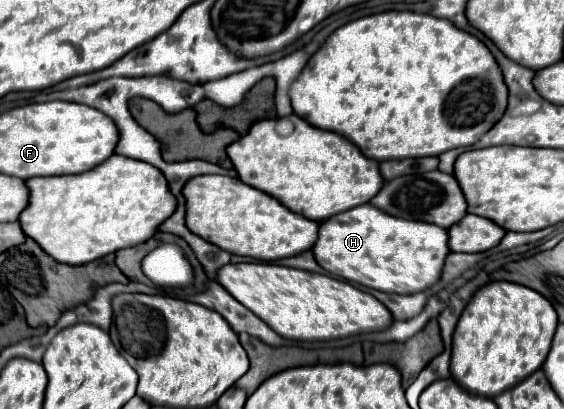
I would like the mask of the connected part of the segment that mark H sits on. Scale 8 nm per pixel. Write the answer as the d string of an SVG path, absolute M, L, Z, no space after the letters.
M366 203L322 221L312 251L316 261L336 277L386 293L410 295L432 287L440 279L450 247L444 227L396 219Z

